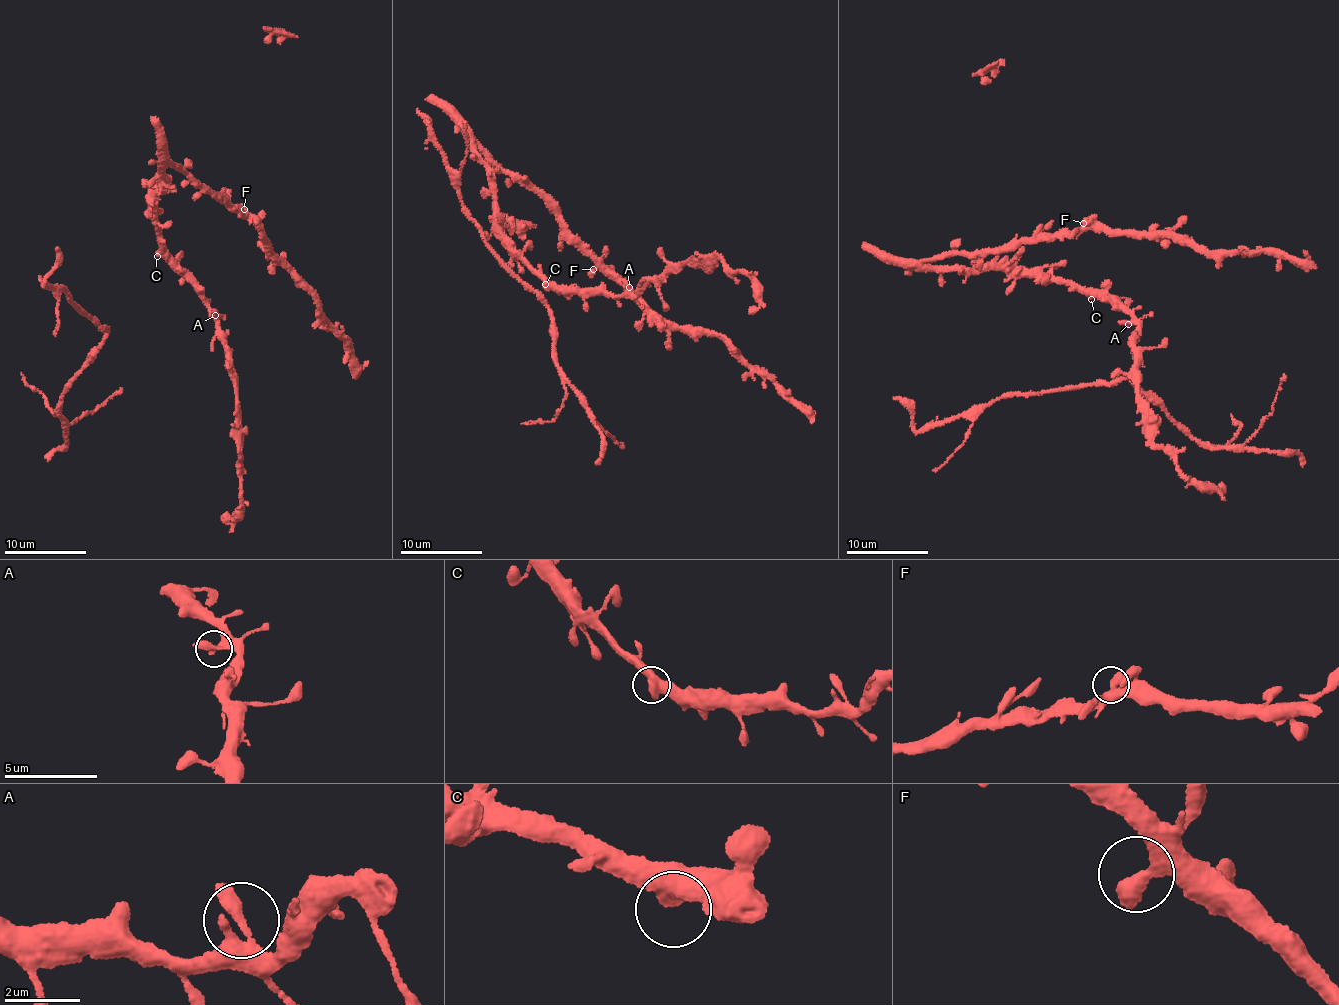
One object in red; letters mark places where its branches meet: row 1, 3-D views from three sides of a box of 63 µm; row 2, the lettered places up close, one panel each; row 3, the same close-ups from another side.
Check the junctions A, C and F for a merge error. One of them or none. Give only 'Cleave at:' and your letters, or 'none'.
Cleave at: none

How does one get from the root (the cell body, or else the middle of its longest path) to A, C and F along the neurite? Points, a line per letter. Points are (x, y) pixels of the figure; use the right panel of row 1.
A: (958, 268), (1045, 274), (1059, 282), (1069, 281), (1090, 293), (1109, 297), (1130, 315), (1128, 323)
C: (958, 268), (1045, 274), (1091, 299)
F: (958, 268), (942, 270), (927, 262), (963, 252), (969, 254), (1071, 235), (1083, 223)

